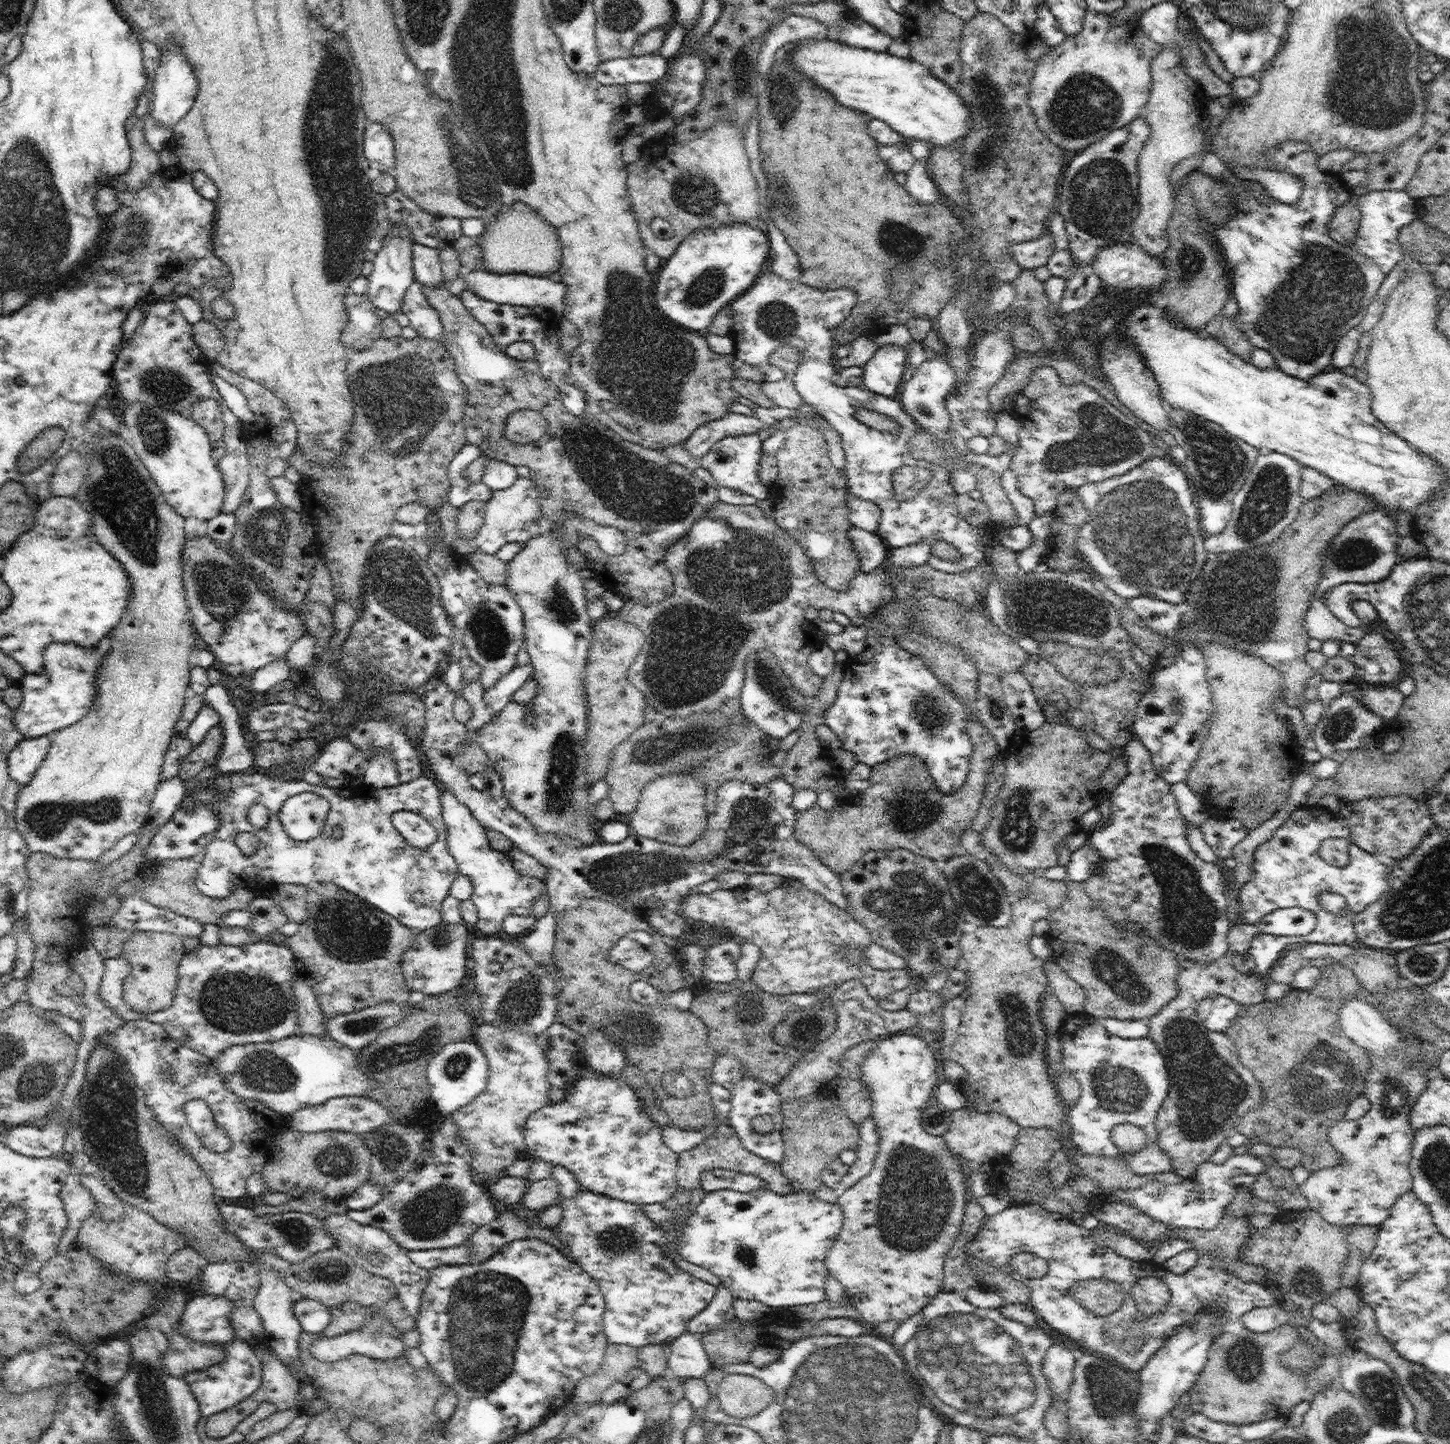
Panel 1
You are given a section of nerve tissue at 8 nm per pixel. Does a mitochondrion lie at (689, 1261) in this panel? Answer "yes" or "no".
no

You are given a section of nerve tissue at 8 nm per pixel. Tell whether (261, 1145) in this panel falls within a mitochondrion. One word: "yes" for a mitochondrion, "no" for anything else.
no

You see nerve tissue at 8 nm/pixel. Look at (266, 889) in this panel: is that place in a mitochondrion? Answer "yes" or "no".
no

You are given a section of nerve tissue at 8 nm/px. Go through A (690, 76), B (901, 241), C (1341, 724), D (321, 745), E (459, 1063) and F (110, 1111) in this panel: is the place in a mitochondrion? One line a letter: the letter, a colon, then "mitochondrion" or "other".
A: other
B: mitochondrion
C: mitochondrion
D: other
E: mitochondrion
F: mitochondrion

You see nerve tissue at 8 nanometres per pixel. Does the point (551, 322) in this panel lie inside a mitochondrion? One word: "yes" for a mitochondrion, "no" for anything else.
no

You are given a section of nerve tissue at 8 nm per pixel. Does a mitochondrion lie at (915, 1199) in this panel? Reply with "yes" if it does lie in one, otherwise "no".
yes

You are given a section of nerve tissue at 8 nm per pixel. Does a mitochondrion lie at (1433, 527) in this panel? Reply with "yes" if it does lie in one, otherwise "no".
no

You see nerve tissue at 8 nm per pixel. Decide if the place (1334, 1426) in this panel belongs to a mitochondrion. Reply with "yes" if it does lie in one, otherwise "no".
yes

